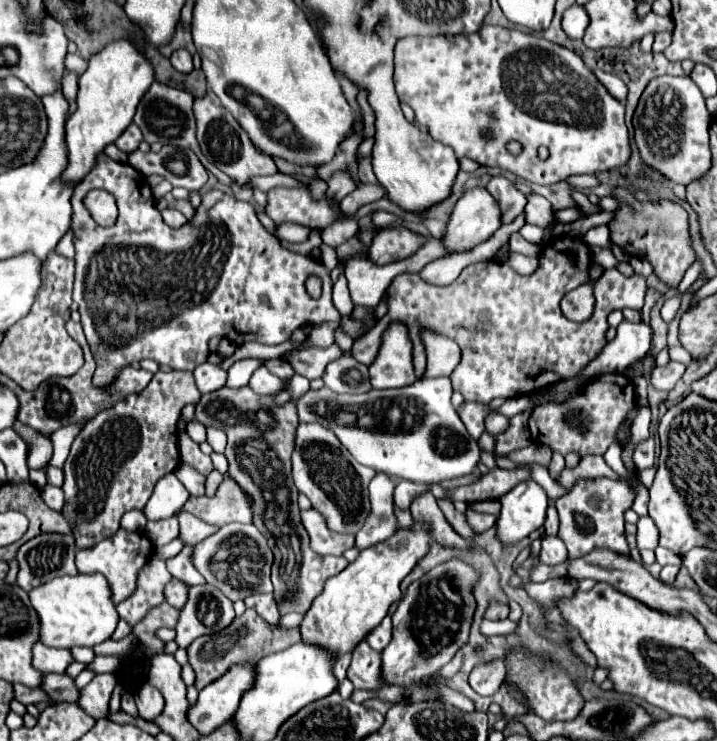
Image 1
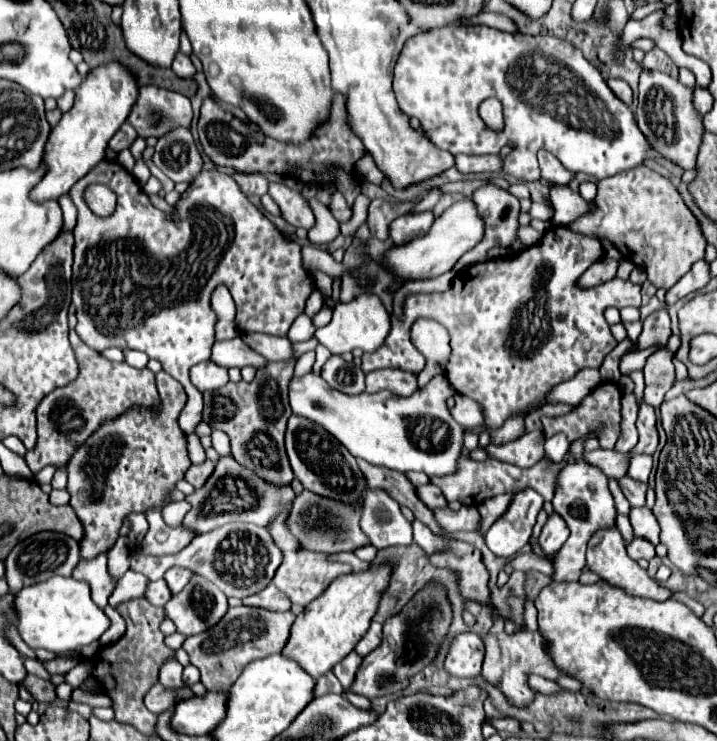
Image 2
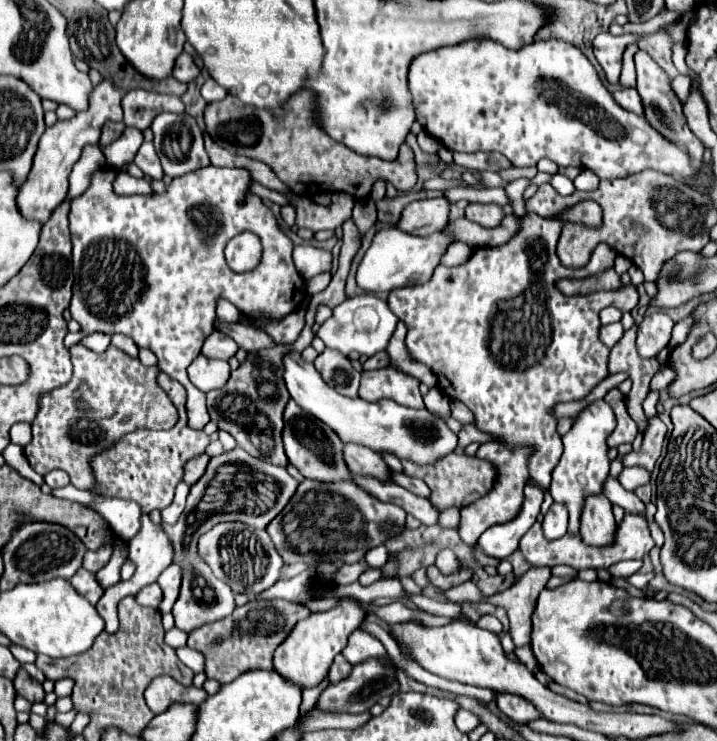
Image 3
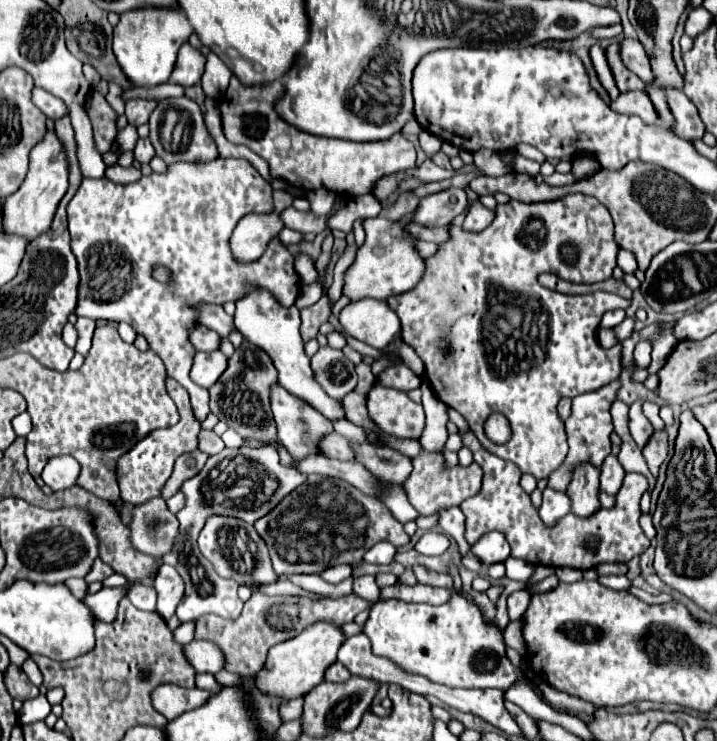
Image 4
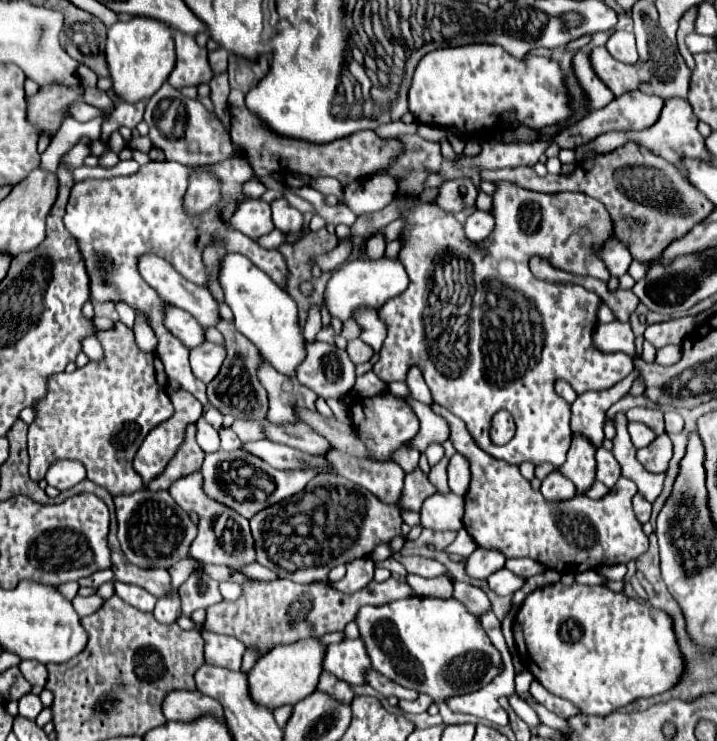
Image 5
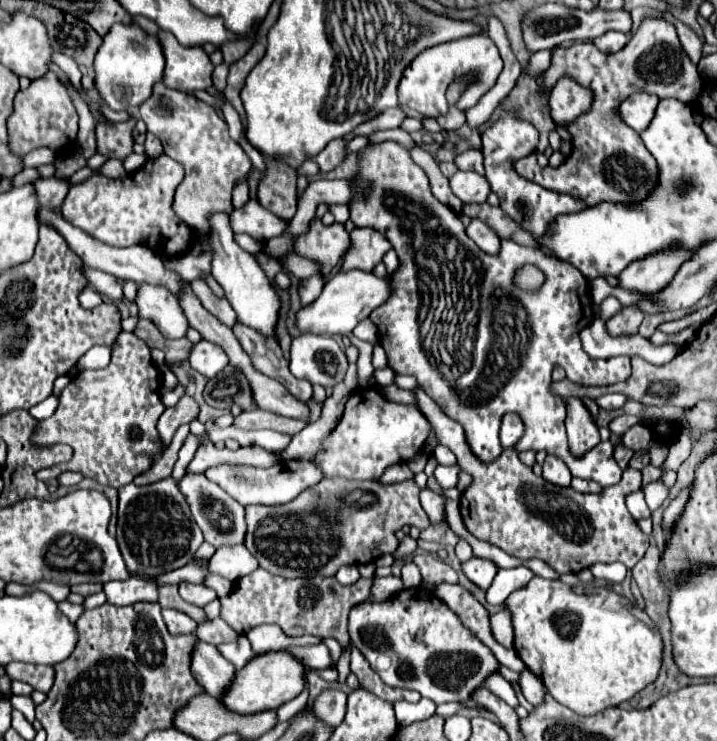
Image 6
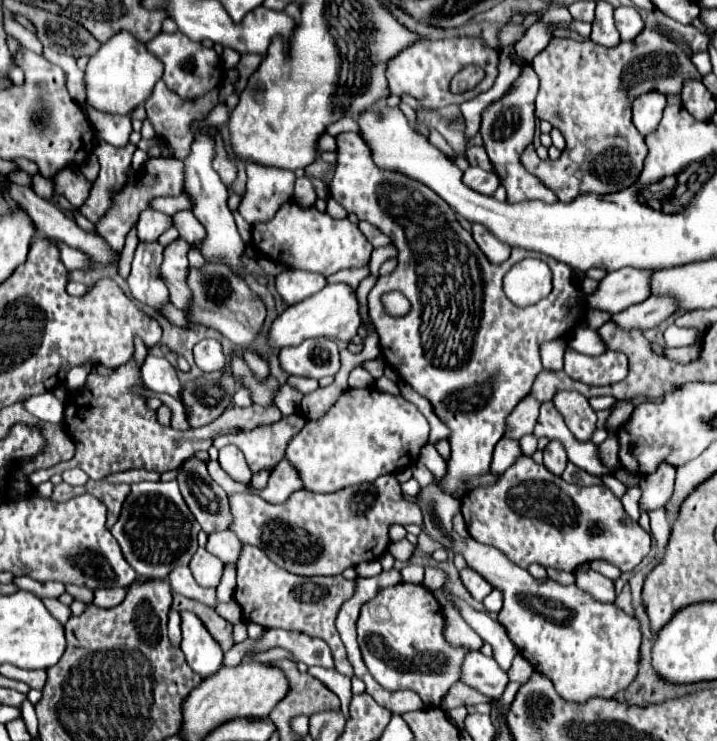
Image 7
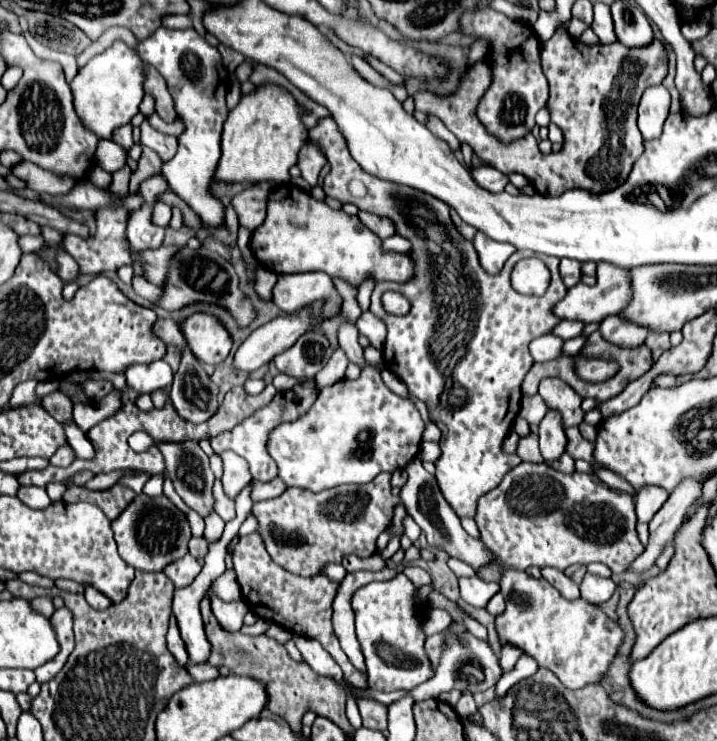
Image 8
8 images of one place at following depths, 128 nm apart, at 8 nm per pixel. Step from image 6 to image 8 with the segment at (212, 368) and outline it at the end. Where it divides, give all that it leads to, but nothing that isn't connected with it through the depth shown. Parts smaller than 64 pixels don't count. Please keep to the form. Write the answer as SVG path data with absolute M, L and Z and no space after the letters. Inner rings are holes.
M194 314L180 324L194 356L204 364L220 364L232 348L232 338L226 328L208 314Z

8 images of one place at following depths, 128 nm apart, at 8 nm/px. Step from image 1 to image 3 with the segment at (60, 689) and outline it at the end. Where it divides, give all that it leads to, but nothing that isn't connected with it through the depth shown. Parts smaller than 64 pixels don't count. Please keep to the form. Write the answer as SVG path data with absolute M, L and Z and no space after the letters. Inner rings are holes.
M20 668L20 672L16 674L14 686L16 686L16 692L20 696L24 696L26 700L30 700L30 702L42 702L44 696L46 696L42 684L36 682L36 680L32 680L32 676L24 668Z

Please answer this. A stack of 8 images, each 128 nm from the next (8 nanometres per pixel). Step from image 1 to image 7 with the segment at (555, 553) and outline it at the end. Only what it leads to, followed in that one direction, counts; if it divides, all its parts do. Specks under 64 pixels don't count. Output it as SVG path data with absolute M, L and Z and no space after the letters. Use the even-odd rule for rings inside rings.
M550 442L544 450L544 466L550 472L554 472L556 476L562 476L566 464L568 464L568 458L566 458L566 452L560 446L560 442Z

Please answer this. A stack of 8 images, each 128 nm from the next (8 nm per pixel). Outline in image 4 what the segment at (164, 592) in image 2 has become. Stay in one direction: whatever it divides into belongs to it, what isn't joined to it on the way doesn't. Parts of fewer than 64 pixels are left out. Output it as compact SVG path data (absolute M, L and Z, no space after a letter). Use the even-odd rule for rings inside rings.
M134 584L128 592L130 602L138 608L138 610L156 610L156 590L154 586L146 586L146 584Z

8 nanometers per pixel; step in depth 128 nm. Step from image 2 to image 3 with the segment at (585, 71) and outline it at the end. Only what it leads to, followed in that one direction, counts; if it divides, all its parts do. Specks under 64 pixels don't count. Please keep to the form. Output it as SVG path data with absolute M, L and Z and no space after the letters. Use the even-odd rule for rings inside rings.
M468 40L468 42L454 44L454 46L442 46L432 52L424 52L424 54L416 56L416 60L412 60L412 64L408 68L408 90L412 94L416 120L422 124L422 128L430 136L440 140L452 152L500 152L510 160L512 166L536 166L536 162L540 158L550 158L562 168L576 166L580 170L584 170L584 168L592 170L598 178L624 178L624 176L630 176L630 174L636 174L636 172L642 172L648 168L664 172L664 174L672 174L676 178L688 178L688 176L696 174L696 168L690 164L690 156L686 154L686 150L682 150L674 142L668 142L664 136L660 136L642 116L636 116L636 114L620 108L614 102L612 94L604 88L592 62L576 46L572 46L564 40L536 40L532 44L526 44L524 48L518 48L518 50L504 48L502 44L496 44L494 40Z

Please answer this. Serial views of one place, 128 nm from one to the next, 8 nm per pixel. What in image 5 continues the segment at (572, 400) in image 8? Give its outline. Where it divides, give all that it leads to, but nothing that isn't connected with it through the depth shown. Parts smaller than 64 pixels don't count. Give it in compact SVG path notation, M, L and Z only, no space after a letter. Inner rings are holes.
M574 436L568 450L568 460L558 468L564 476L568 476L568 480L572 480L578 496L584 496L596 480L594 450L596 448L588 440L584 440L582 436Z

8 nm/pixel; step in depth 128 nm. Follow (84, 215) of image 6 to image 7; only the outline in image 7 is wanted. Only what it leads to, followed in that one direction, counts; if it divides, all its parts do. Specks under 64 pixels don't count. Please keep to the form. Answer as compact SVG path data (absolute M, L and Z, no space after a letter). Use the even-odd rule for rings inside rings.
M160 156L160 158L148 158L148 162L144 164L144 168L140 168L136 172L136 182L134 184L126 182L120 190L112 192L112 206L108 208L108 212L104 214L104 218L100 218L94 224L96 232L112 246L112 250L122 252L126 234L138 222L140 212L150 208L152 198L158 198L158 196L176 196L176 194L180 194L180 190L184 190L184 168L182 168L182 162L176 160L176 158L170 158L170 156L166 156L166 158L164 156ZM76 166L56 174L54 182L56 182L56 194L64 194L74 208L80 208L86 202L88 192L92 188L92 182L86 180Z

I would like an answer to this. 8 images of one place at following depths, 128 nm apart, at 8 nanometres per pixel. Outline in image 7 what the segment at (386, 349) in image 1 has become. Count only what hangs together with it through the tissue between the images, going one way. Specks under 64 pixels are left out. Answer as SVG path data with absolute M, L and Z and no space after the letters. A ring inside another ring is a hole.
M350 388L324 418L306 422L290 440L286 458L298 468L304 488L312 492L336 492L412 466L422 446L428 444L428 430L426 418L402 396L392 396L376 388Z

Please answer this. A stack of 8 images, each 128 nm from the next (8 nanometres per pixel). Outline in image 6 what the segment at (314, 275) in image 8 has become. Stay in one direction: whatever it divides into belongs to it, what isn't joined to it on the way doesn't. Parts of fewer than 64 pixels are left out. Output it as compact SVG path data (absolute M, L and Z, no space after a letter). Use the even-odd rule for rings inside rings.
M312 276L312 278L306 278L300 282L300 298L302 298L302 304L308 306L312 304L312 300L316 300L322 292L322 276Z

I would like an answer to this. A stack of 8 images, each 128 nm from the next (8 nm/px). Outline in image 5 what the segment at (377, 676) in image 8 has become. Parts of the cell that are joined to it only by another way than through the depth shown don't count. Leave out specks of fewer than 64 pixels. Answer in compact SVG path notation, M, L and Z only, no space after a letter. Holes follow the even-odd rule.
M412 596L384 606L364 606L356 622L372 666L404 688L430 694L436 702L476 692L504 668L500 652L482 630L478 618L456 598Z

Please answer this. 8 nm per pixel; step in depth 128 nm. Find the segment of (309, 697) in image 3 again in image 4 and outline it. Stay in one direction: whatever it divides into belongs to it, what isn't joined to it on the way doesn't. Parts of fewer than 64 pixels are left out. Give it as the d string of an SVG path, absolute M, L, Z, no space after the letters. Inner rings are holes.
M296 698L296 700L288 700L288 704L282 704L280 706L280 716L282 720L298 720L302 716L302 704L304 704L304 698Z

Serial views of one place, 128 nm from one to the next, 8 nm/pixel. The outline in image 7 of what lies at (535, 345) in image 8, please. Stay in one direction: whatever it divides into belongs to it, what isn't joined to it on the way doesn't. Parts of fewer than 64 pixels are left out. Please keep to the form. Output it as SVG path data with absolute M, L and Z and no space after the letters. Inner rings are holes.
M552 340L552 342L544 342L540 352L542 352L542 364L546 370L562 370L562 360L564 360L564 340Z

